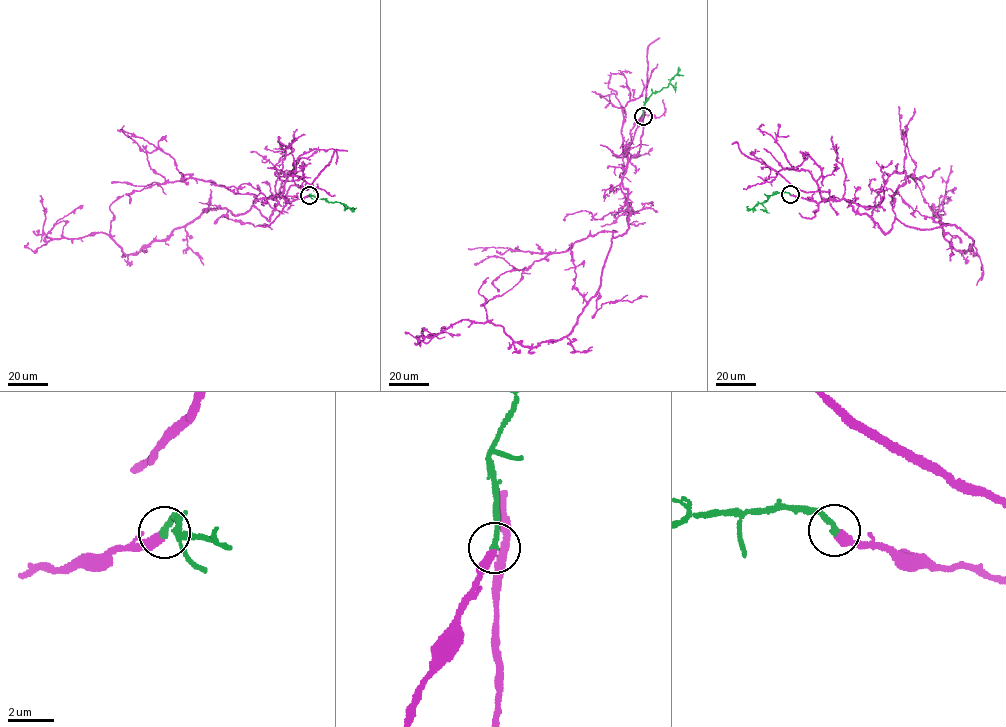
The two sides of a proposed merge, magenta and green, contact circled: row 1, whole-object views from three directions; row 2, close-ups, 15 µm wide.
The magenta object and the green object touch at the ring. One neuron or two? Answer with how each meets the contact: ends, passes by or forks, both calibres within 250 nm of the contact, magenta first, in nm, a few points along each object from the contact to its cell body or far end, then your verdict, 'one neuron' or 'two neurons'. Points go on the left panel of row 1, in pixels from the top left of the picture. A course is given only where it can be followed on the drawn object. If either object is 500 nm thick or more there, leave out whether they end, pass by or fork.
magenta ends | green ends | 400/280 nm | magenta via (309, 195), (275, 196), (268, 220), (253, 206), (211, 208), (127, 256), (105, 233), (46, 236), (82, 205) | green via (309, 195), (345, 204), (351, 210), (352, 207) | one neuron

